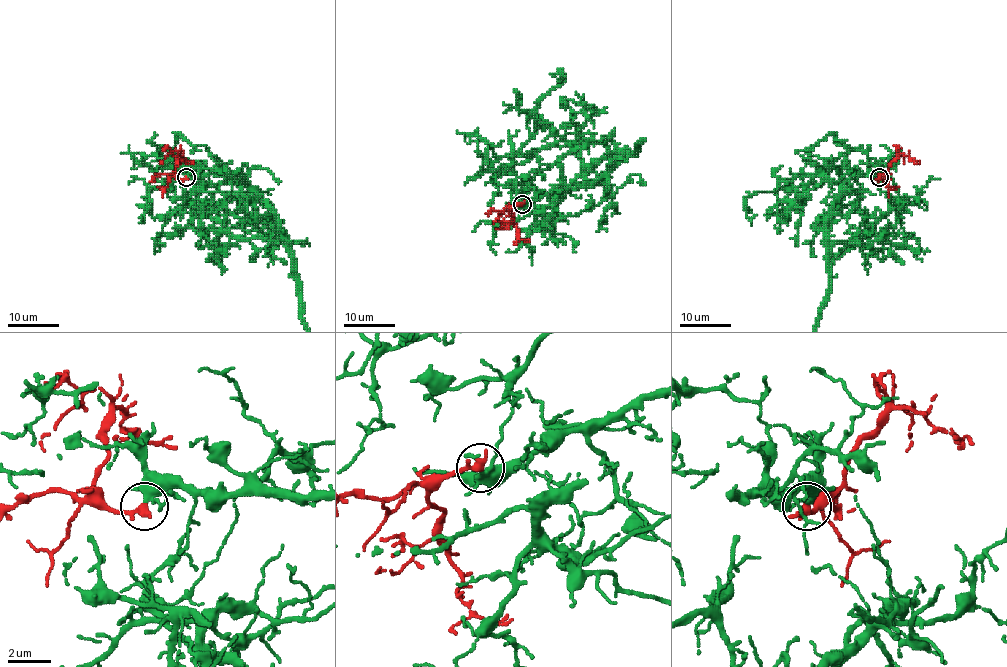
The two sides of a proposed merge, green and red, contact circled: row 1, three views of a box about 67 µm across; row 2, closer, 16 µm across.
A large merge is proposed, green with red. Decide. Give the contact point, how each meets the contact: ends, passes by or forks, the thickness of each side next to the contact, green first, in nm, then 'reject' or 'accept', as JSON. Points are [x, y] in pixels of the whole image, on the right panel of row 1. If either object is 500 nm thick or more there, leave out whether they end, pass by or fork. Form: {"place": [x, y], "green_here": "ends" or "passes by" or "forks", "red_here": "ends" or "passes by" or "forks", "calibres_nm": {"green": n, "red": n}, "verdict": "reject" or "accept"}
{"place": [879, 177], "green_here": "forks", "red_here": "ends", "calibres_nm": {"green": 280, "red": 400}, "verdict": "accept"}

